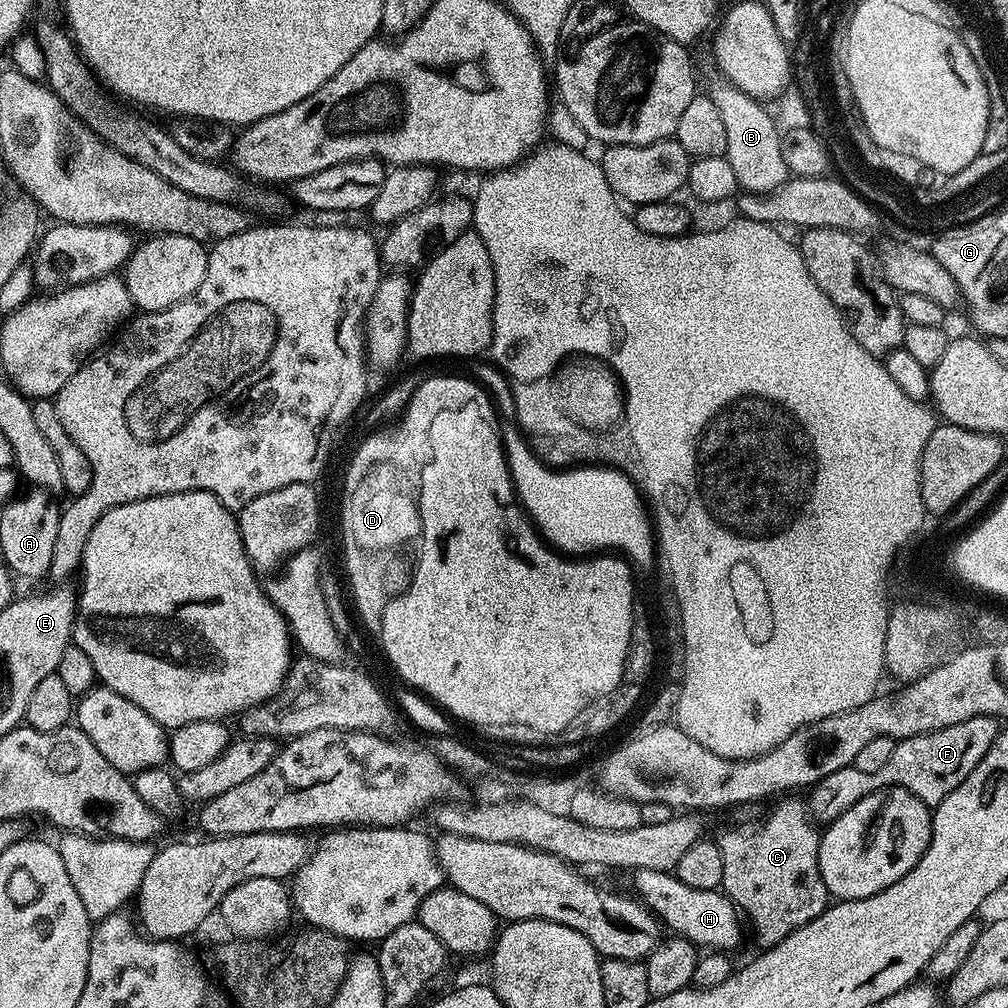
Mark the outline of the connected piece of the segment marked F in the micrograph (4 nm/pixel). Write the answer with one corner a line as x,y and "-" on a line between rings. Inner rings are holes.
975,715
963,722
955,723
942,730
911,736
897,740
894,754
886,761
886,766
866,774
857,768
843,768
826,774
819,784
807,793
806,803
813,821
827,826
838,819
854,802
877,792
879,788
904,788
914,794
923,804
935,806
946,798
946,794
963,782
974,766
985,756
1000,729
999,721
993,716

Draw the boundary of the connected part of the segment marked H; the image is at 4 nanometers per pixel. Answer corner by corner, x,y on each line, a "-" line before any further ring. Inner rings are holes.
638,870
632,872
630,878
640,903
651,910
667,931
669,928
669,933
690,941
700,950
731,953
732,948
739,946
745,932
742,916
723,891
714,888
694,890
694,886
686,886
686,882
679,880
672,872
658,870

